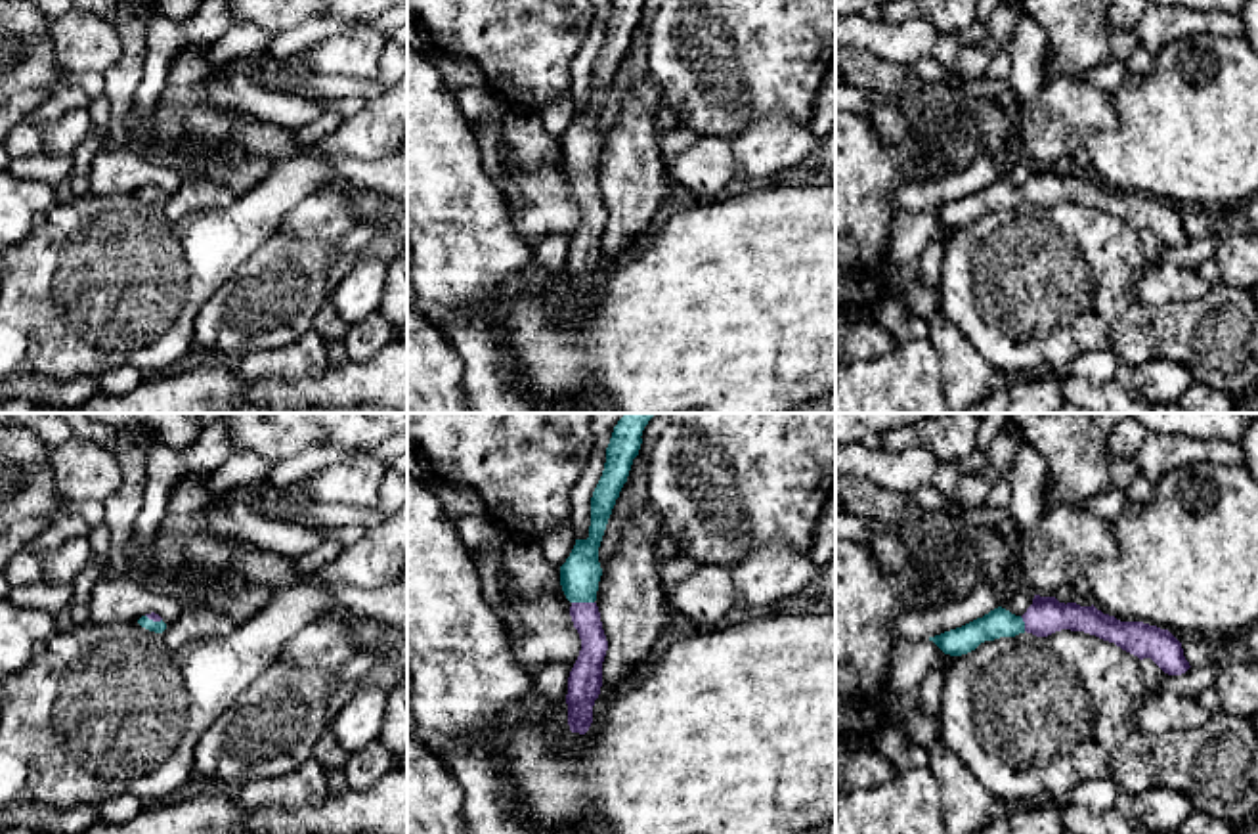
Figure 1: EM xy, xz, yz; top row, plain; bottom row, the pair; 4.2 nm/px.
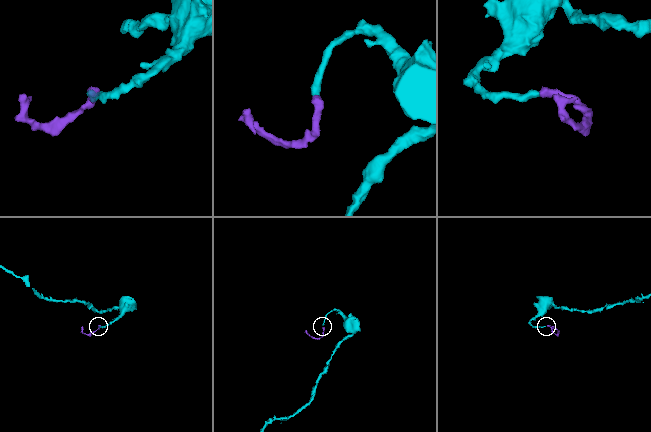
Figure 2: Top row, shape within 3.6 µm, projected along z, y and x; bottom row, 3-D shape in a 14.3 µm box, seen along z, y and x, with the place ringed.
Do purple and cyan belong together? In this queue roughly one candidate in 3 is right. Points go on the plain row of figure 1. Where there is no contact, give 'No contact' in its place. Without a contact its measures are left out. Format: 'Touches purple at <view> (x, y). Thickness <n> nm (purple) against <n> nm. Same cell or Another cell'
Touches purple at xz (584, 175). Thickness 120 nm (purple) against 170 nm. Same cell

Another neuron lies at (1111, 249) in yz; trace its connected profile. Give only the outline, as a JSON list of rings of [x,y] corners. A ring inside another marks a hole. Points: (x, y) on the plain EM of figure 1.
[[[1071,201],[1048,208],[1025,203],[985,212],[975,222],[954,228],[943,254],[941,310],[967,335],[1002,381],[1042,371],[1061,377],[1082,352],[1109,350],[1111,327],[1139,302],[1138,277],[1145,268],[1149,262],[1141,249],[1141,231],[1115,214]]]

